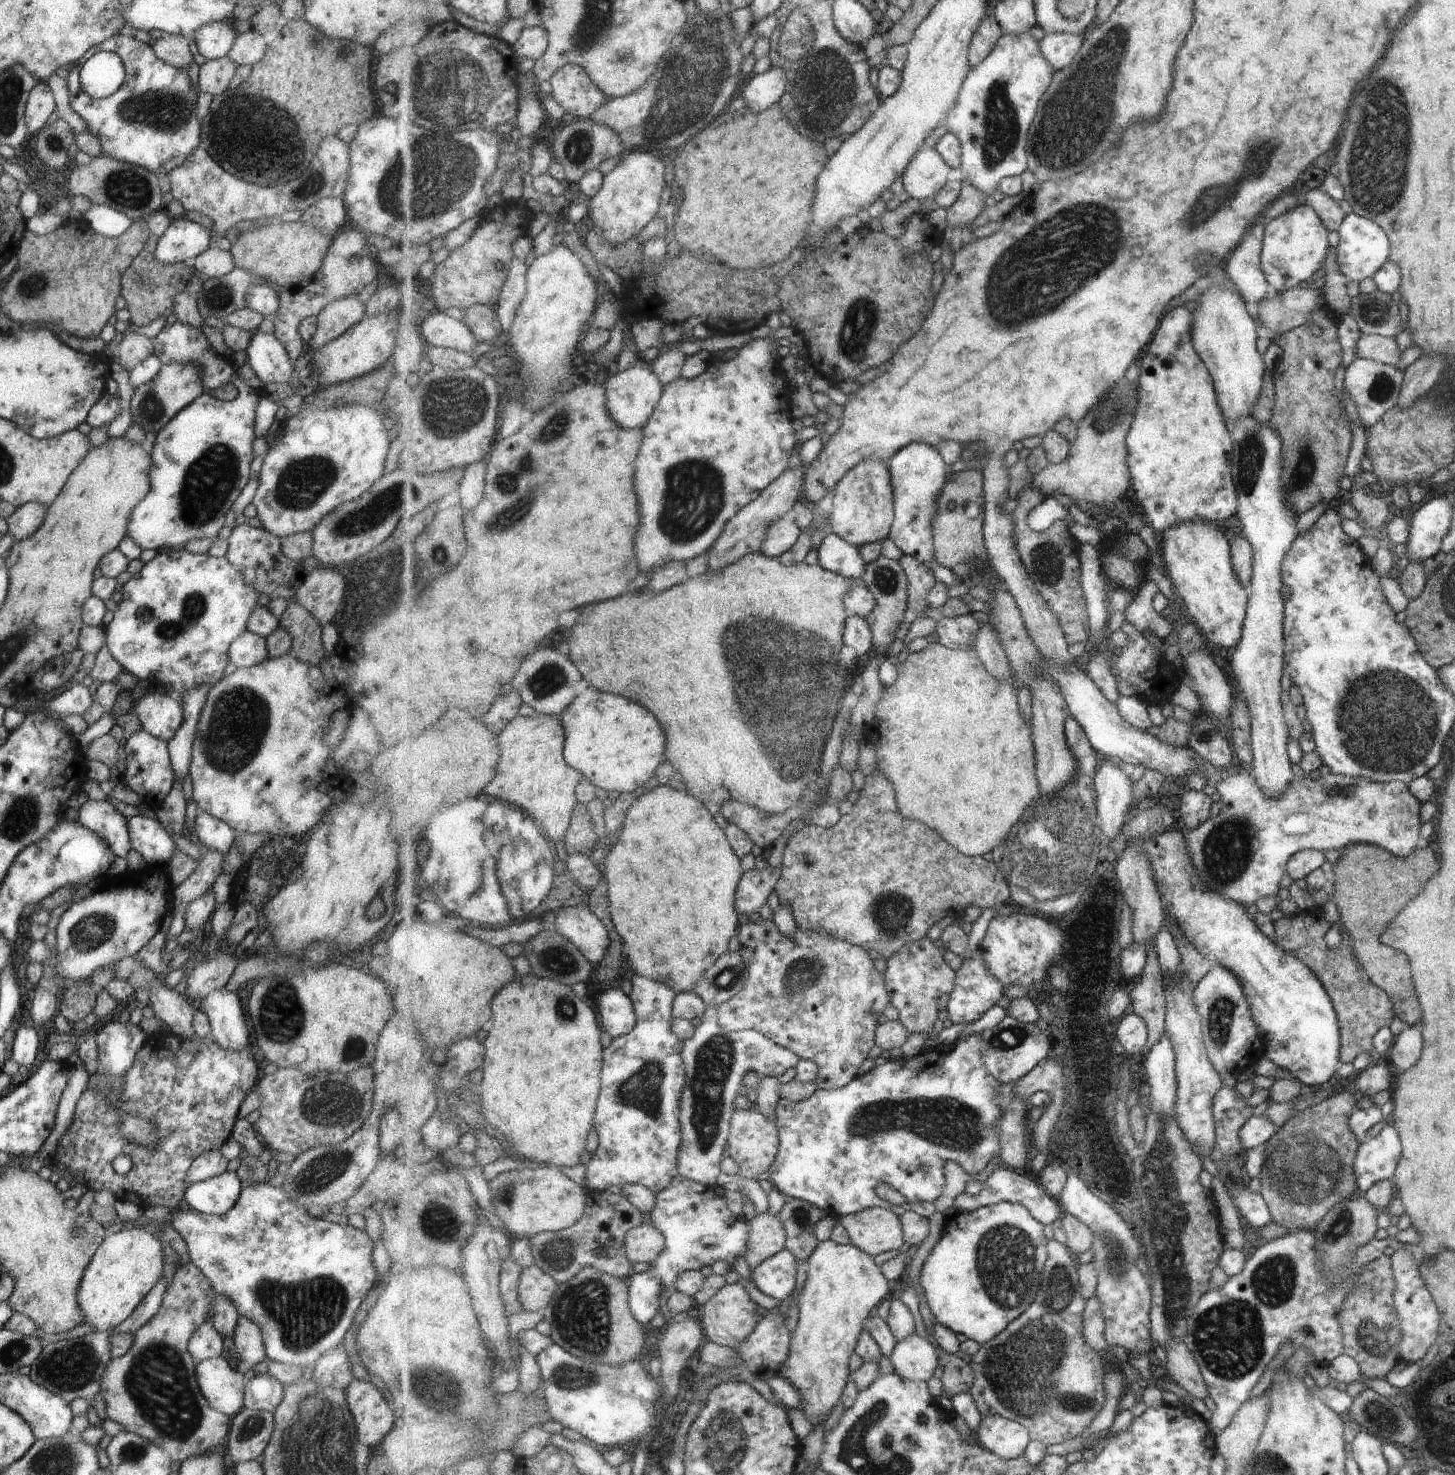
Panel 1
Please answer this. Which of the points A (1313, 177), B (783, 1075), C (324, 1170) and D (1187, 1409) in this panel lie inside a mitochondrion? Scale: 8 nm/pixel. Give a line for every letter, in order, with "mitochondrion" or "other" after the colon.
A: other
B: other
C: mitochondrion
D: other

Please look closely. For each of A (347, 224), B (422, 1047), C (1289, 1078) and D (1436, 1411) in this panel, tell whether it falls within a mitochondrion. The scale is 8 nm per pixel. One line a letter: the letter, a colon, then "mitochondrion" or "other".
A: other
B: other
C: other
D: other

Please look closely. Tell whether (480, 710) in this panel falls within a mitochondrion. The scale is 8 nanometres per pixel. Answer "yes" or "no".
no

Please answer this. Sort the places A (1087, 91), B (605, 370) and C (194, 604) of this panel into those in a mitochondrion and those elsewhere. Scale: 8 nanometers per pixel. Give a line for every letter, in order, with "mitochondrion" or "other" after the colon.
A: mitochondrion
B: other
C: mitochondrion

